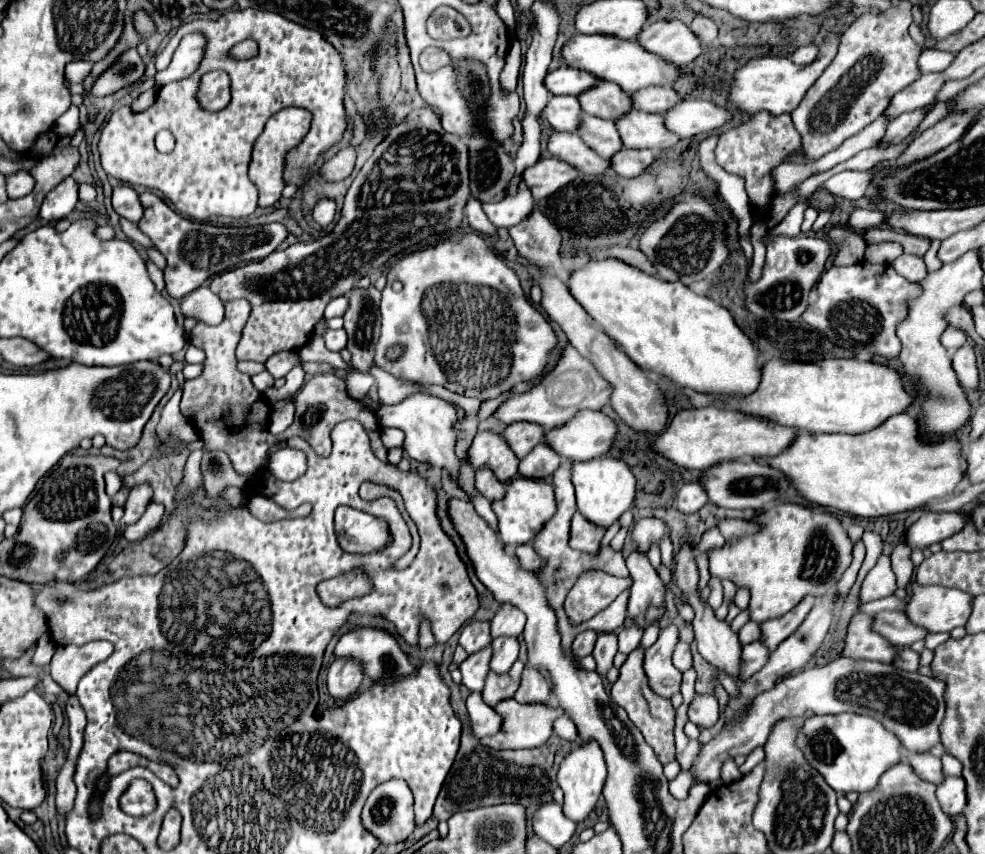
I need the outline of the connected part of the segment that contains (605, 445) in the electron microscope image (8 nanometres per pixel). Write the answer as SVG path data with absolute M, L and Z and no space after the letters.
M582 410L570 422L566 422L564 426L546 432L546 440L562 456L562 462L568 459L574 460L574 462L584 462L608 454L608 450L612 448L612 442L616 438L616 432L618 432L616 422L612 418L608 418L606 414Z

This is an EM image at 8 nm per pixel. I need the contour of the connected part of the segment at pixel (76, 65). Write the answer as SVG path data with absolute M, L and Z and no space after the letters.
M76 60L66 66L66 78L68 78L70 82L78 82L78 84L80 84L91 70L92 63L85 60Z

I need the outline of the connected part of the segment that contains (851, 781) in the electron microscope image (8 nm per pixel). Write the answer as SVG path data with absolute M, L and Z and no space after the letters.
M838 714L838 716L814 716L806 720L802 732L798 734L798 746L810 760L810 764L826 778L826 782L836 792L866 792L872 790L880 776L902 760L902 744L892 732L860 714Z

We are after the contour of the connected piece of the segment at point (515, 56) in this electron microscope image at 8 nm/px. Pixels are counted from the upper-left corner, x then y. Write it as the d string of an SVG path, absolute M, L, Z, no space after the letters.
M514 40L508 50L508 58L506 58L506 64L500 72L500 86L506 94L514 92L516 90L520 65L521 65L521 44L518 40Z

